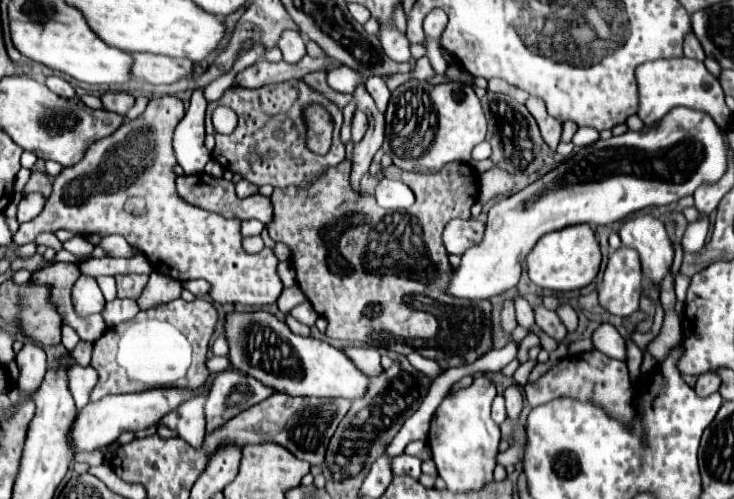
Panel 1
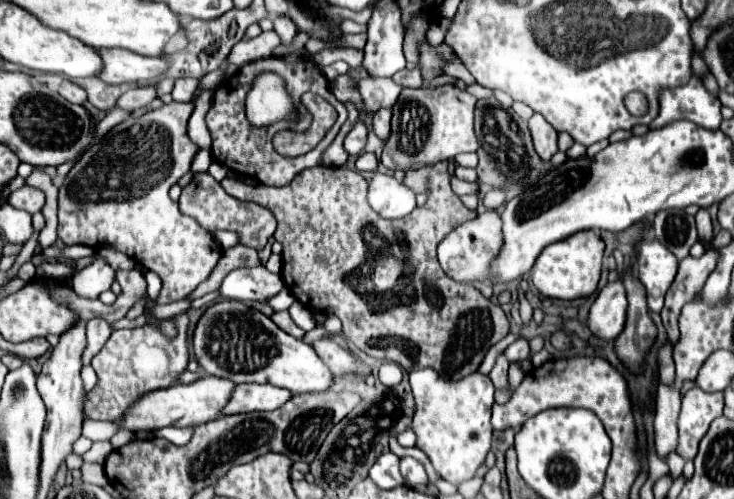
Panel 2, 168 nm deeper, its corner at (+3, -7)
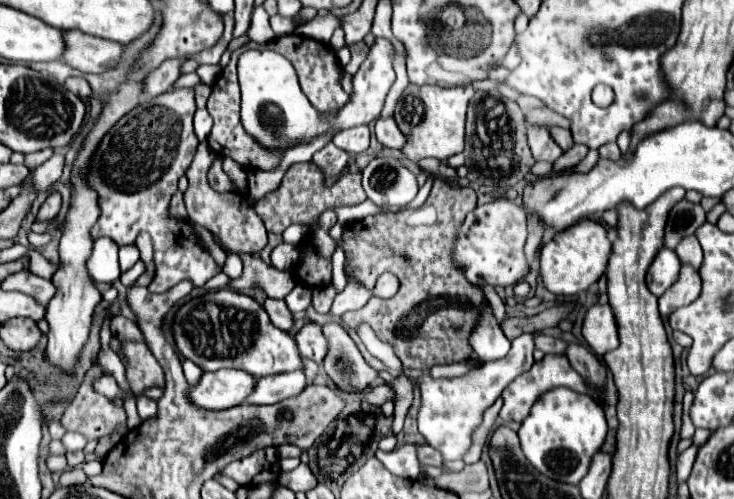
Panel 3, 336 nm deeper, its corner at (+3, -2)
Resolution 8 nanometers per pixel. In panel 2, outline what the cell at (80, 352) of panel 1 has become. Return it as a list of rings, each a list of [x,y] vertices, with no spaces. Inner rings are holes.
[[[90,319],[86,325],[86,335],[88,335],[88,347],[84,351],[84,365],[90,363],[90,359],[102,349],[102,345],[110,337],[110,325],[102,319]]]

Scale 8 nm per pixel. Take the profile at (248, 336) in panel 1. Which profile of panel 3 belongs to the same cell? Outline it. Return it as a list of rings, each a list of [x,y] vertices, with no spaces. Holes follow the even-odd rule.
[[[220,288],[188,300],[174,318],[174,338],[180,354],[200,366],[204,372],[236,368],[256,378],[282,372],[304,370],[302,356],[294,338],[276,328],[266,310],[250,296],[230,288]]]

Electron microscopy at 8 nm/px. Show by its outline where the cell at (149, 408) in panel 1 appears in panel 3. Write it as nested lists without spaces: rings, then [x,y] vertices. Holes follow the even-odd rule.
[[[240,370],[204,372],[198,384],[188,388],[188,400],[200,410],[226,410],[242,404],[254,384],[256,378]]]

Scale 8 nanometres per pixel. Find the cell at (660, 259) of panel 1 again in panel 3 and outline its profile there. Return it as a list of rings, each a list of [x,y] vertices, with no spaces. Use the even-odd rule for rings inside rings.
[[[660,248],[654,262],[648,268],[648,288],[654,296],[662,296],[678,278],[680,272],[680,260],[674,250],[670,248]]]

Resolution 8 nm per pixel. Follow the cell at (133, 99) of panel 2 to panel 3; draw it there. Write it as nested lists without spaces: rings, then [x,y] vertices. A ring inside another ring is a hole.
[[[166,60],[156,70],[152,70],[144,80],[144,94],[158,96],[170,90],[170,86],[180,76],[180,60]]]

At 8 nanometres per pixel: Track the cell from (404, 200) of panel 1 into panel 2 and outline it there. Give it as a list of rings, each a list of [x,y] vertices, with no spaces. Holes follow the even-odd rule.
[[[376,171],[368,181],[368,203],[384,219],[406,217],[416,207],[416,197],[394,175]]]

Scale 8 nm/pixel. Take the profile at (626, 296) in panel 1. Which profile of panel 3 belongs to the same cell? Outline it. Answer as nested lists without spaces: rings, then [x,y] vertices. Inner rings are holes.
[[[610,304],[590,306],[590,310],[584,316],[582,334],[584,334],[584,340],[590,344],[590,348],[600,356],[614,350],[620,344],[618,324],[614,320],[614,312]]]

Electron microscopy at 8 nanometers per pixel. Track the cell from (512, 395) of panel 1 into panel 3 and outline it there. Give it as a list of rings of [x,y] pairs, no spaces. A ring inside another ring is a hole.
[[[490,306],[484,310],[482,320],[478,322],[478,326],[474,328],[472,336],[470,336],[470,346],[474,350],[474,354],[482,360],[482,362],[490,362],[490,360],[500,360],[508,354],[510,350],[510,340],[504,336],[504,332],[498,328],[496,318],[492,316]]]

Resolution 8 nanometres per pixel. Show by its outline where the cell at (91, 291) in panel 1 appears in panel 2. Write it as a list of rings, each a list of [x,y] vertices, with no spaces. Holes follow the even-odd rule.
[[[94,255],[92,263],[74,275],[72,287],[78,295],[86,299],[98,299],[98,295],[108,289],[108,283],[114,281],[116,281],[116,271],[106,263],[104,257]]]

